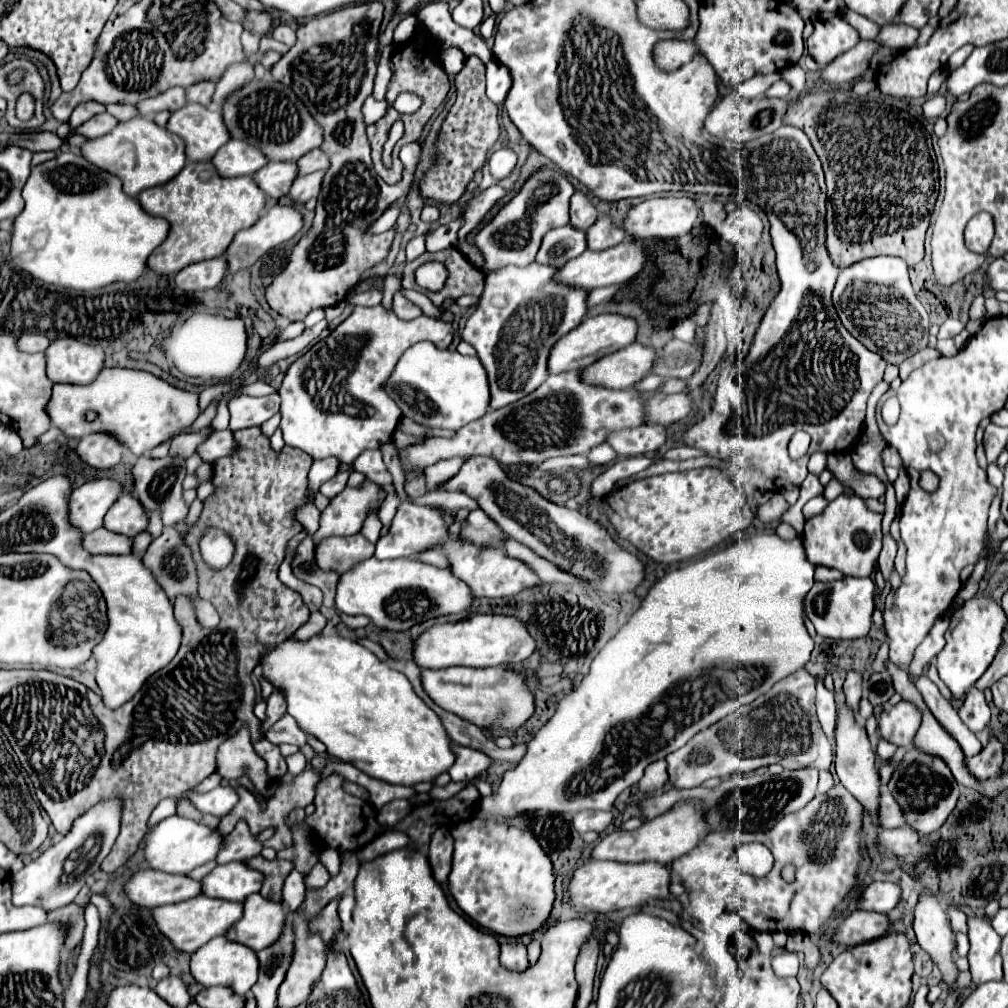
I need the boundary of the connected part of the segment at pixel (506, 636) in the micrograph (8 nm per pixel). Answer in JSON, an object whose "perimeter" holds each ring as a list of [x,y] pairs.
{"perimeter":[[[475,614],[461,622],[445,622],[425,630],[413,646],[415,662],[421,668],[447,668],[447,666],[471,666],[491,668],[501,664],[523,664],[537,648],[537,642],[529,634],[523,620],[517,616],[489,616]]]}

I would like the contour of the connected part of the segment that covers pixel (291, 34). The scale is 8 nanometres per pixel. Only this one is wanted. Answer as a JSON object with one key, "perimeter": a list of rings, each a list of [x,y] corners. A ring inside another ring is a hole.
{"perimeter":[[[281,24],[281,26],[277,26],[277,28],[273,28],[273,32],[271,32],[271,36],[275,38],[275,40],[279,40],[279,42],[283,42],[283,44],[287,44],[287,46],[291,46],[291,44],[295,44],[295,40],[297,40],[297,32],[291,28],[291,26],[285,26],[285,24]]]}

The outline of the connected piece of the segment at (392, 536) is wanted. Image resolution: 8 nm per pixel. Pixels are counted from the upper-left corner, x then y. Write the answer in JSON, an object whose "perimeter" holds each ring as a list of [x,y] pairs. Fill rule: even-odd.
{"perimeter":[[[401,494],[401,504],[397,508],[397,514],[393,518],[393,524],[385,536],[379,538],[375,546],[375,558],[415,558],[417,554],[441,546],[439,542],[447,542],[451,536],[449,527],[445,527],[443,517],[434,506],[415,504],[407,500],[405,494]]]}

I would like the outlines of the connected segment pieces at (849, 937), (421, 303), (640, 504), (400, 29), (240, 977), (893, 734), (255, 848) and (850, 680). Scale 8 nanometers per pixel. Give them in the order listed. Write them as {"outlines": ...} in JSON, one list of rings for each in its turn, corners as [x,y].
{"outlines":[[[[855,910],[837,930],[837,942],[855,946],[869,940],[877,940],[891,930],[891,920],[887,914],[869,912],[869,910]]],[[[402,288],[401,291],[408,300],[411,300],[411,302],[417,304],[423,310],[424,315],[436,319],[443,318],[443,310],[435,307],[426,295],[411,289]]],[[[719,468],[671,472],[635,480],[597,500],[615,532],[655,562],[681,562],[703,554],[737,532],[747,530],[755,514],[747,496]]],[[[405,16],[405,18],[397,24],[397,28],[395,28],[395,34],[393,34],[395,44],[397,44],[397,46],[407,44],[407,42],[417,34],[417,30],[419,30],[419,24],[417,24],[415,16]]],[[[219,936],[215,940],[211,940],[209,944],[205,944],[203,948],[199,948],[195,954],[191,954],[191,974],[195,976],[195,980],[203,986],[229,986],[235,992],[239,992],[241,996],[245,996],[251,986],[257,982],[259,976],[259,960],[257,954],[233,940],[227,940],[225,936]]],[[[905,700],[897,706],[887,706],[879,716],[879,732],[881,738],[895,744],[909,748],[913,744],[913,736],[919,728],[919,710]]],[[[239,820],[235,830],[225,836],[225,848],[217,856],[217,864],[225,864],[225,862],[233,862],[233,860],[247,862],[247,860],[259,856],[261,850],[263,850],[263,844],[259,844],[255,840],[255,836],[251,836],[247,822]]],[[[847,672],[847,678],[845,678],[845,684],[843,684],[843,690],[845,690],[845,698],[847,698],[847,704],[851,704],[855,710],[857,710],[857,704],[861,700],[861,680],[863,676],[859,672]]]]}

